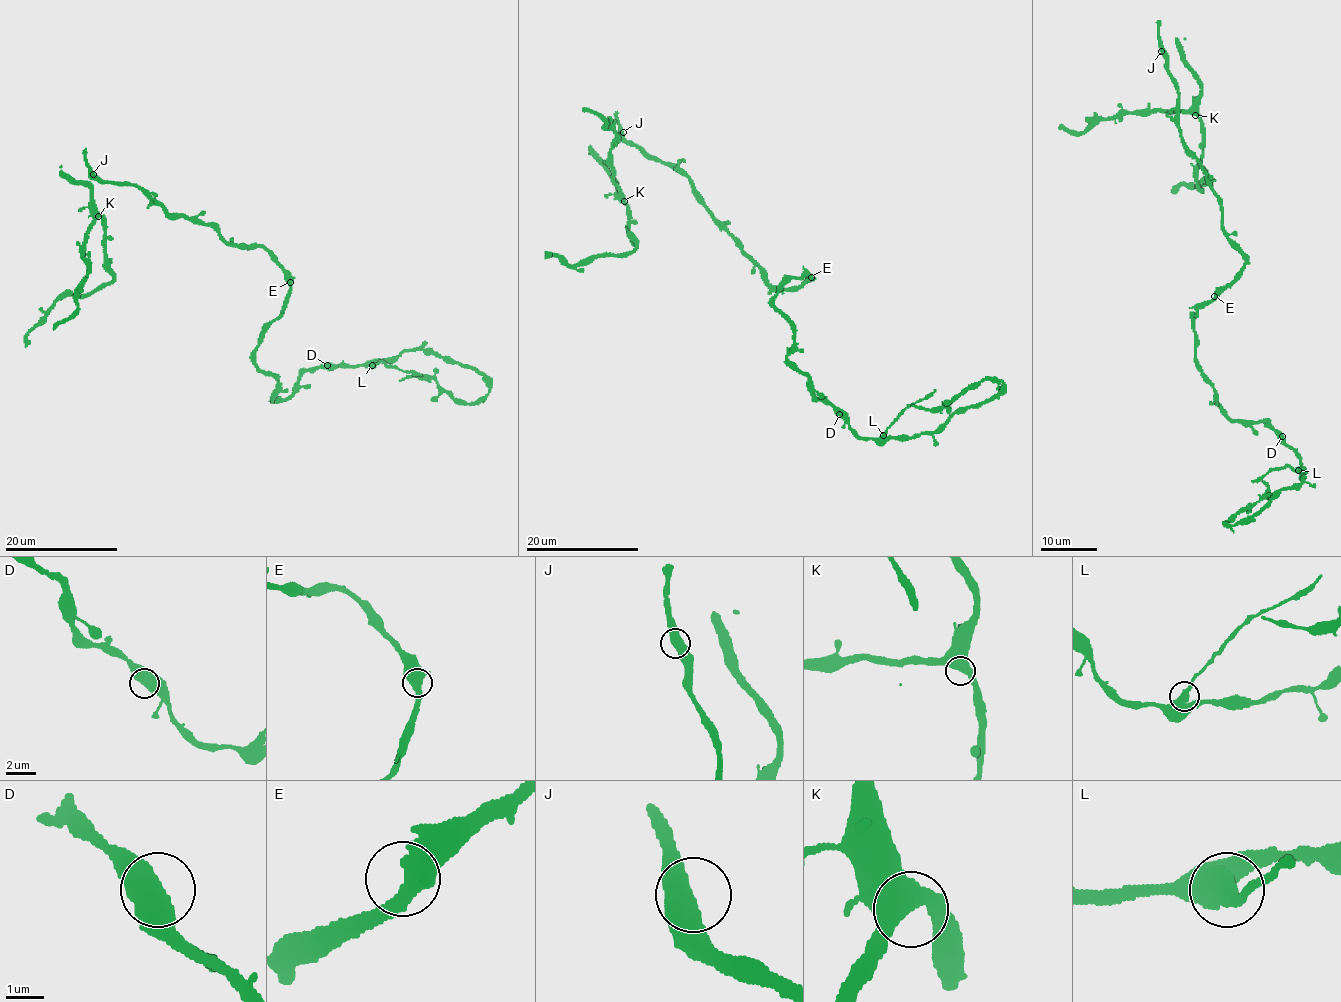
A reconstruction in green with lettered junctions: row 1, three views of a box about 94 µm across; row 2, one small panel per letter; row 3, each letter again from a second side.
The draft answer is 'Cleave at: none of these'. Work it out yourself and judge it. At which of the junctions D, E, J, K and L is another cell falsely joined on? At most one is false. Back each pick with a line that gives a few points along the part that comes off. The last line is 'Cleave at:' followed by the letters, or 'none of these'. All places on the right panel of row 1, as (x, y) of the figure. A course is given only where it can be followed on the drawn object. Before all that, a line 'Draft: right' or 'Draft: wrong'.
Draft: wrong
L: Course of the part to remove: (1297, 470), (1284, 466), (1251, 481)
Cleave at: L

